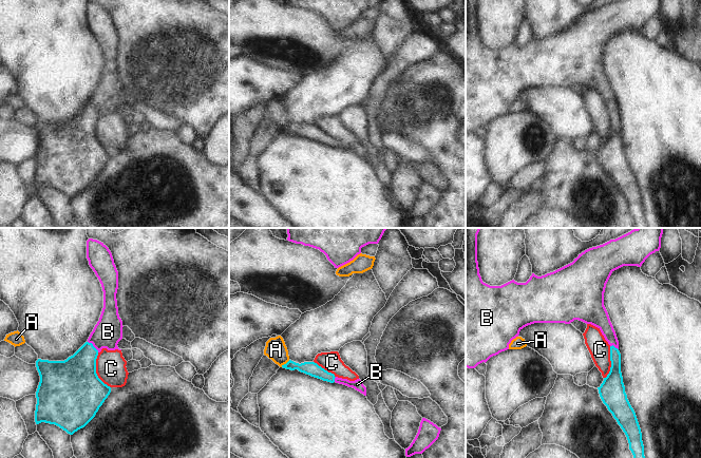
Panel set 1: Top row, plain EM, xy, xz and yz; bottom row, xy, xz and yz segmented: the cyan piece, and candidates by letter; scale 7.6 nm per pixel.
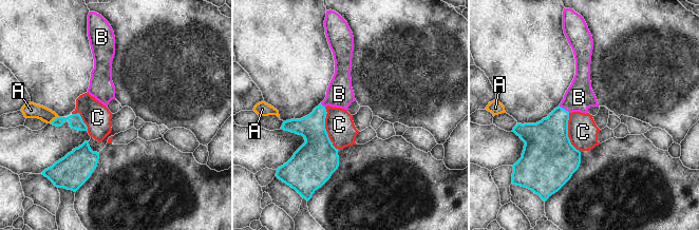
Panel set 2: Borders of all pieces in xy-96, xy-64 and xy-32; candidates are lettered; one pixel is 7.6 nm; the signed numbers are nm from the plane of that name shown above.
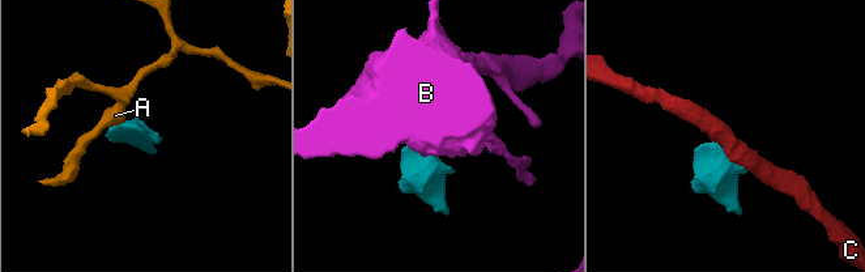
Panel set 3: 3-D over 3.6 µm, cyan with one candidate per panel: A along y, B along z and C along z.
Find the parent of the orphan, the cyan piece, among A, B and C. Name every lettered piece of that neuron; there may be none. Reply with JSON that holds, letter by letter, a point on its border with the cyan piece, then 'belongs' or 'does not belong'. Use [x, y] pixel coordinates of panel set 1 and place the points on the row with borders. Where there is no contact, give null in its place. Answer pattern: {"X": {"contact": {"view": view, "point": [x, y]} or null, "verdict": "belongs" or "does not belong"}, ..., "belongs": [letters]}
{"A": {"contact": {"view": "xz", "point": [286, 363]}, "verdict": "does not belong"}, "B": {"contact": {"view": "xy", "point": [93, 346]}, "verdict": "belongs"}, "C": {"contact": {"view": "xy", "point": [95, 370]}, "verdict": "does not belong"}, "belongs": ["B"]}

